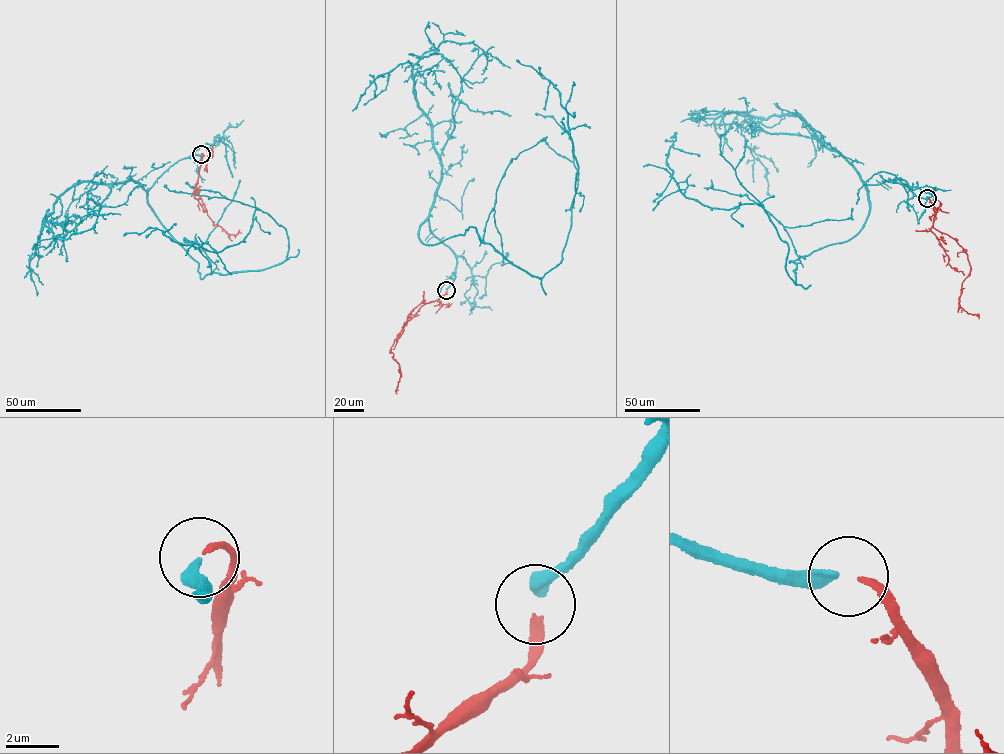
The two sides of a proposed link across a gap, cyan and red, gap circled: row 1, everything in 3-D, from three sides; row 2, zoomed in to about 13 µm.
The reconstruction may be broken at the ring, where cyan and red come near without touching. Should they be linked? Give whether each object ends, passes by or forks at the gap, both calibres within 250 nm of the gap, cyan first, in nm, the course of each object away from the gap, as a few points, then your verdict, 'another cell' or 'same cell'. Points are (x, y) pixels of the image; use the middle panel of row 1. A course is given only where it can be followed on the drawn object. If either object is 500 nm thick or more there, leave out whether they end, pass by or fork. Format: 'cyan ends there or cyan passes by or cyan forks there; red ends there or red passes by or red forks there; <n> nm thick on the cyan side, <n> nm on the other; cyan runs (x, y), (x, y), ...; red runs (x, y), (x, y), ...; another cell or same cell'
cyan ends there; red ends there; 400 nm thick on the cyan side, 280 nm on the other; cyan runs (446, 289), (455, 254), (427, 220), (423, 244), (472, 226), (536, 277), (563, 258), (567, 113), (516, 59); red runs (446, 290), (437, 300), (420, 307), (403, 325), (391, 346), (389, 351), (400, 373), (396, 394); same cell

